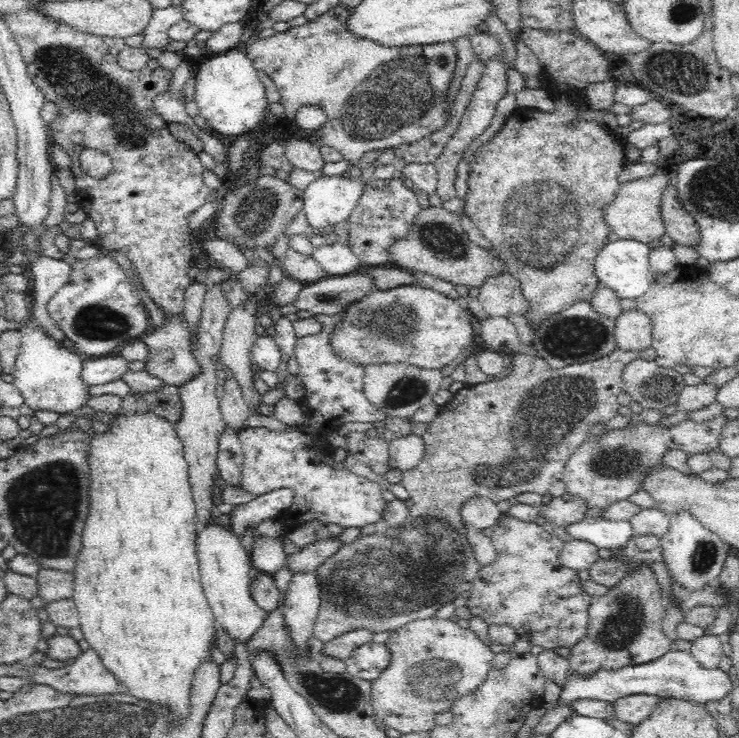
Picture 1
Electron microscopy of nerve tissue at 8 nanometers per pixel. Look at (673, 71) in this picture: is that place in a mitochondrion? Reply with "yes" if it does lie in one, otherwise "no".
yes

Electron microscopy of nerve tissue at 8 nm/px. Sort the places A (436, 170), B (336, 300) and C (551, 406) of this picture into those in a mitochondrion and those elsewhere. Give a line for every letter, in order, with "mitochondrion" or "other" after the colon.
A: other
B: mitochondrion
C: mitochondrion

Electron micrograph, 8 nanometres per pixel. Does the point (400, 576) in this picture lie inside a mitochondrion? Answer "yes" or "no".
yes

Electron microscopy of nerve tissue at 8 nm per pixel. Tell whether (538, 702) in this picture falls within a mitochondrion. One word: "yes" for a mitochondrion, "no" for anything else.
no

